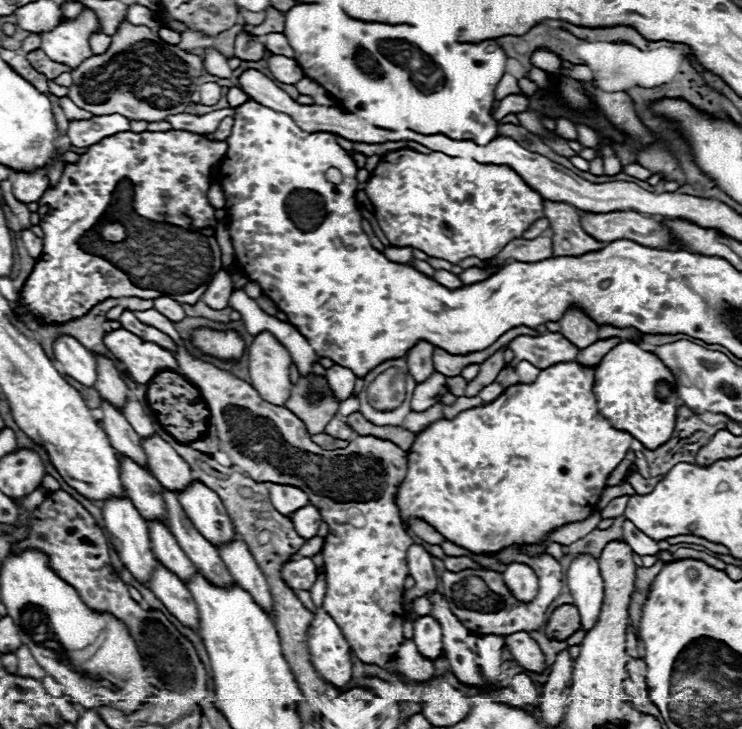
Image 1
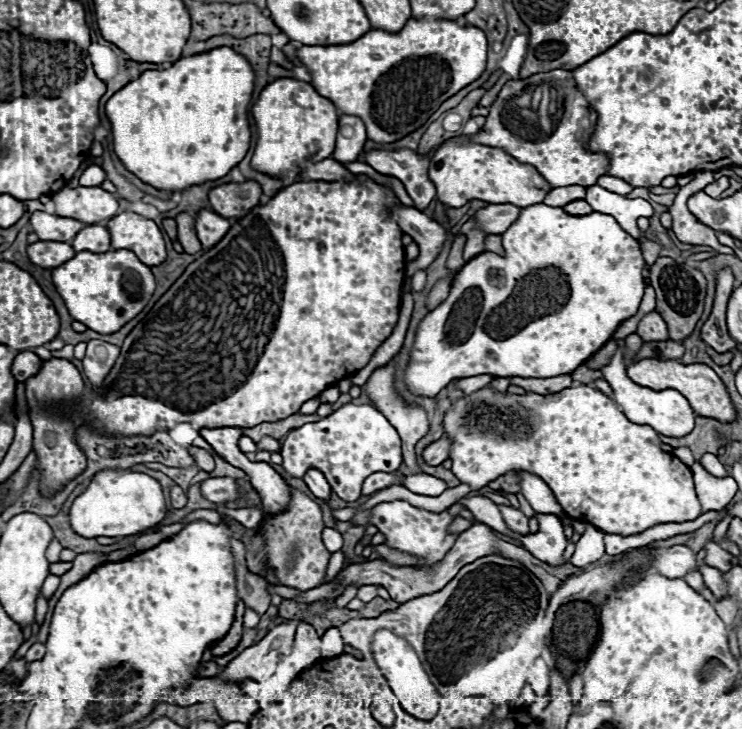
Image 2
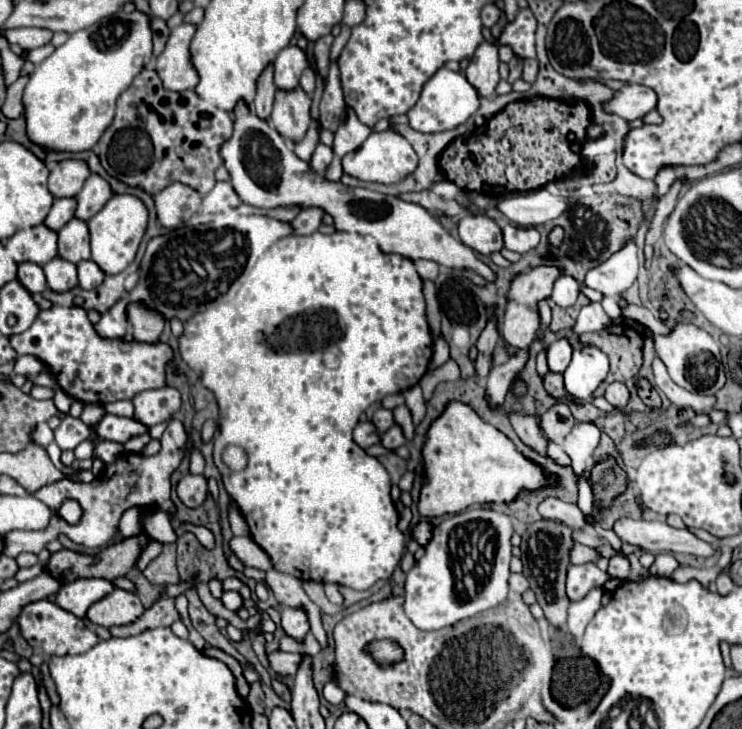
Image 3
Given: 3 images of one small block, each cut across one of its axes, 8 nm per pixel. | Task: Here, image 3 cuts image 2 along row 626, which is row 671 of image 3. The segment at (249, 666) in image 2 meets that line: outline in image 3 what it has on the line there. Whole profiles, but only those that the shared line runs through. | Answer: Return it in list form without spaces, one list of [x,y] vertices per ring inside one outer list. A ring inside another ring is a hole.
[[[276,650],[276,652],[268,654],[268,660],[270,660],[270,670],[276,672],[278,676],[294,676],[302,656],[300,654],[286,654],[286,652]]]

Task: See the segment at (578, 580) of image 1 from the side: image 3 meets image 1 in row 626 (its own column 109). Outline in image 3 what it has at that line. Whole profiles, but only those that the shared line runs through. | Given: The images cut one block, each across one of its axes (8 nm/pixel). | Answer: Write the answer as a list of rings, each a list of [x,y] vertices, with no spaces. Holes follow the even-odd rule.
[[[76,578],[60,588],[56,594],[56,604],[76,618],[84,618],[86,610],[114,590],[114,584],[104,578]]]

